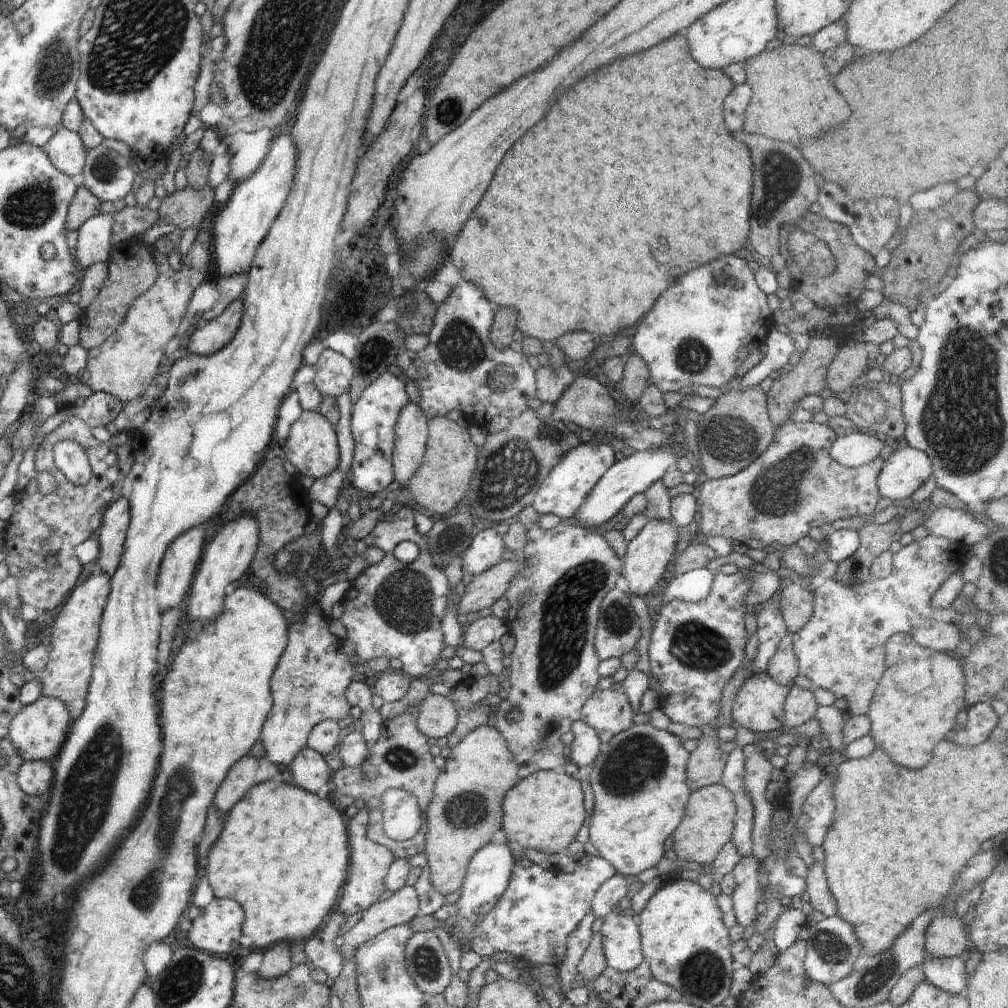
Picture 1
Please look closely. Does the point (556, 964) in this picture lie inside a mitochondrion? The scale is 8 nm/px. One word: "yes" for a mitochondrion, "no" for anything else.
no

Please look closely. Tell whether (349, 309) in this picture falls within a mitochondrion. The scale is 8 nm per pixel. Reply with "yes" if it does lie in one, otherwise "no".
no

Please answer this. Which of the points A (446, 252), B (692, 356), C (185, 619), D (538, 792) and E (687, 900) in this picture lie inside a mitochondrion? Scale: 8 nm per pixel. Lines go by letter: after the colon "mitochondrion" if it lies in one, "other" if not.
A: other
B: mitochondrion
C: other
D: other
E: other

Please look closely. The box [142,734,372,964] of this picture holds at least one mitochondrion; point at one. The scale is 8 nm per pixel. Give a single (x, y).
(180, 786)

